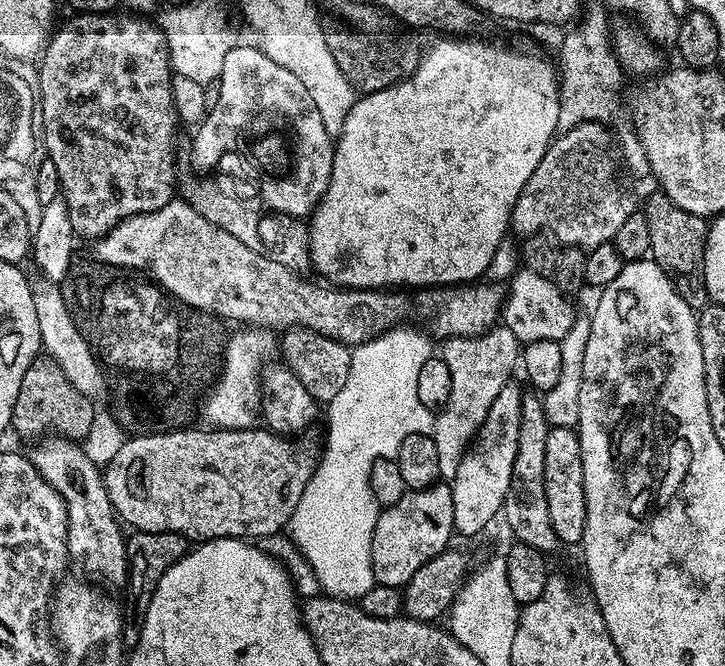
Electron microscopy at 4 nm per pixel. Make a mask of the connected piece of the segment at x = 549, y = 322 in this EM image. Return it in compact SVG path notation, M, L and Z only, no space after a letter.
M525 270L513 272L507 281L506 295L502 305L502 324L503 327L510 330L510 334L514 334L514 338L520 340L521 345L526 345L530 342L542 342L543 340L561 341L566 338L566 334L570 333L570 328L574 326L578 315L577 309L572 309L571 302L560 293L560 288L555 282L555 279L539 277L538 274Z

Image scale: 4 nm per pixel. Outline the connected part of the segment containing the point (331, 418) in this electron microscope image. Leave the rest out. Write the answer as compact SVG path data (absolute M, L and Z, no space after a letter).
M393 326L373 340L352 348L350 374L346 374L346 383L342 385L342 390L338 390L336 397L326 404L328 445L324 448L324 461L315 465L310 482L286 525L288 536L314 570L321 589L339 600L363 601L366 590L377 584L370 558L370 546L372 531L382 508L377 504L368 485L374 462L395 458L398 446L402 446L402 441L410 438L410 434L432 435L434 412L418 402L418 374L422 374L422 366L426 366L426 362L434 354L434 340L431 335L423 336L416 328L404 327Z

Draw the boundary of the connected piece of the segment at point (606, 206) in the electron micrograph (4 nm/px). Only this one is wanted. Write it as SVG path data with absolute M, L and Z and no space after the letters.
M587 121L553 139L512 208L513 233L531 238L549 232L556 244L569 244L581 250L615 241L622 222L632 216L634 205L631 194L612 181L614 136L604 128L607 127L603 123Z

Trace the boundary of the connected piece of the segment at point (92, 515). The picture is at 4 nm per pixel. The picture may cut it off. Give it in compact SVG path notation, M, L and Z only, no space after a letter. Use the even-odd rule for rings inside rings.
M48 434L36 445L30 452L32 465L54 490L58 490L66 506L69 557L77 560L90 575L108 584L123 585L128 574L128 546L125 533L120 533L121 521L106 494L103 471L96 469L95 462L79 448L77 441L67 437Z

